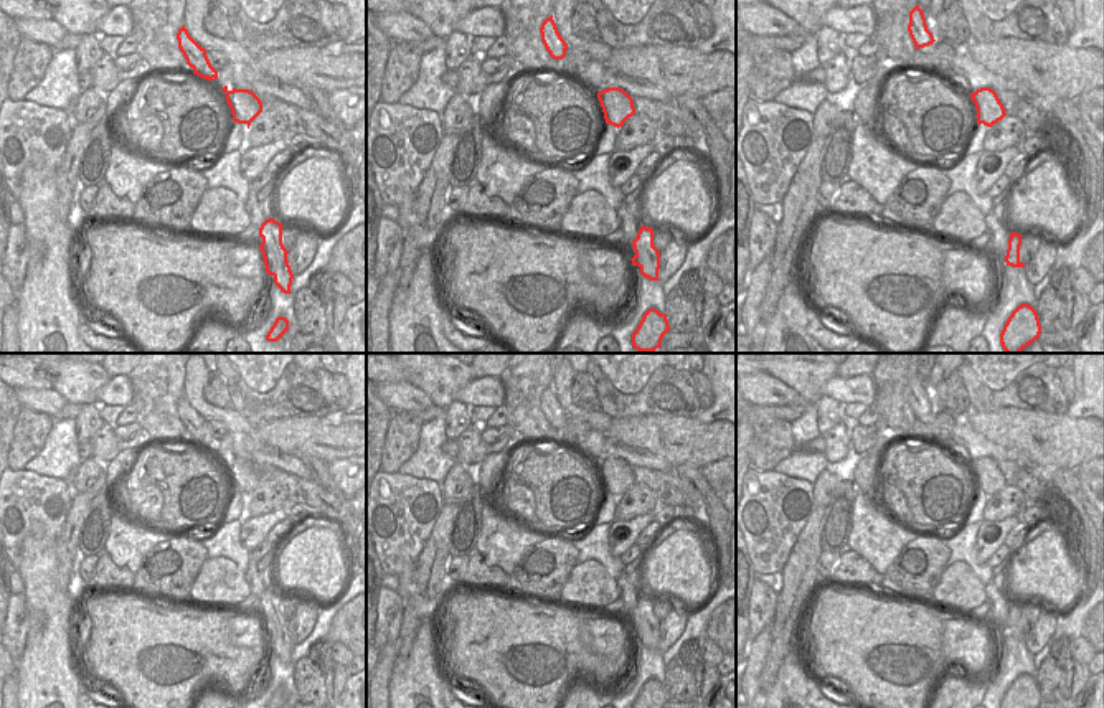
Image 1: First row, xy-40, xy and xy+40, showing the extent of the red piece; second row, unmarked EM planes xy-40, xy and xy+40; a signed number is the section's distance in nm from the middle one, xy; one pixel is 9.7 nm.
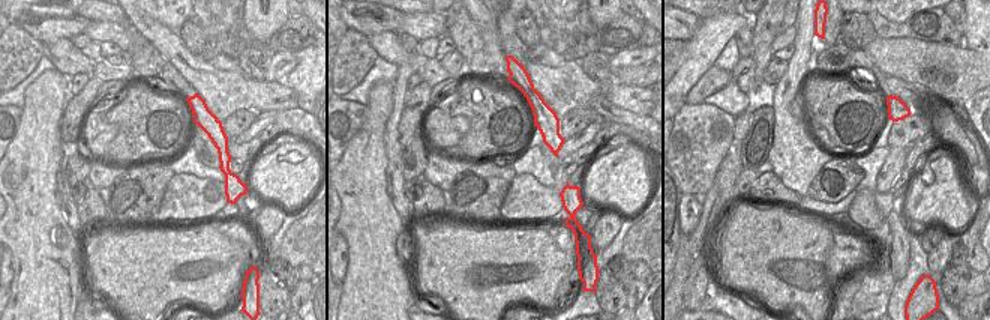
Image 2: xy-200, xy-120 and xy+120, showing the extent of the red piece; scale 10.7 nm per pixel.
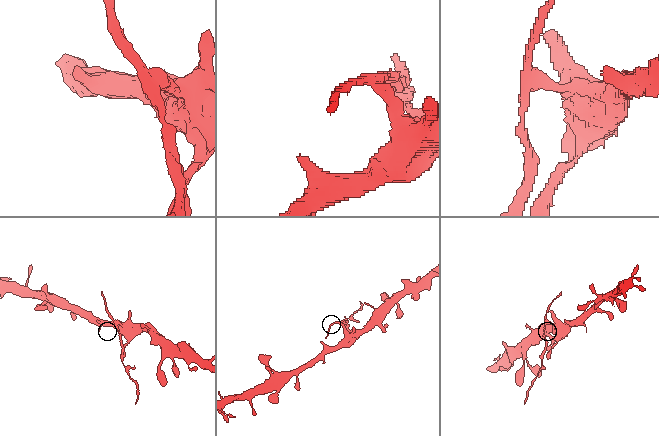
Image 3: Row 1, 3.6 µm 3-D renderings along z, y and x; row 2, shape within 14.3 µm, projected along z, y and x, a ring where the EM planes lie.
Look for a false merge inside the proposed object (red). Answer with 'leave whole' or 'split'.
split

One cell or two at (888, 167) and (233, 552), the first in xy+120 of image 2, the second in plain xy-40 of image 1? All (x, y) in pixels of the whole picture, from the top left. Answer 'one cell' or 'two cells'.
two cells

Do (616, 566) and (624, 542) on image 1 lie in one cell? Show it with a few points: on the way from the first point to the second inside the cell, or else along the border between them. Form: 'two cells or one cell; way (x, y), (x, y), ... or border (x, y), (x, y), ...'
two cells; border (609, 523), (609, 552), (619, 558)

